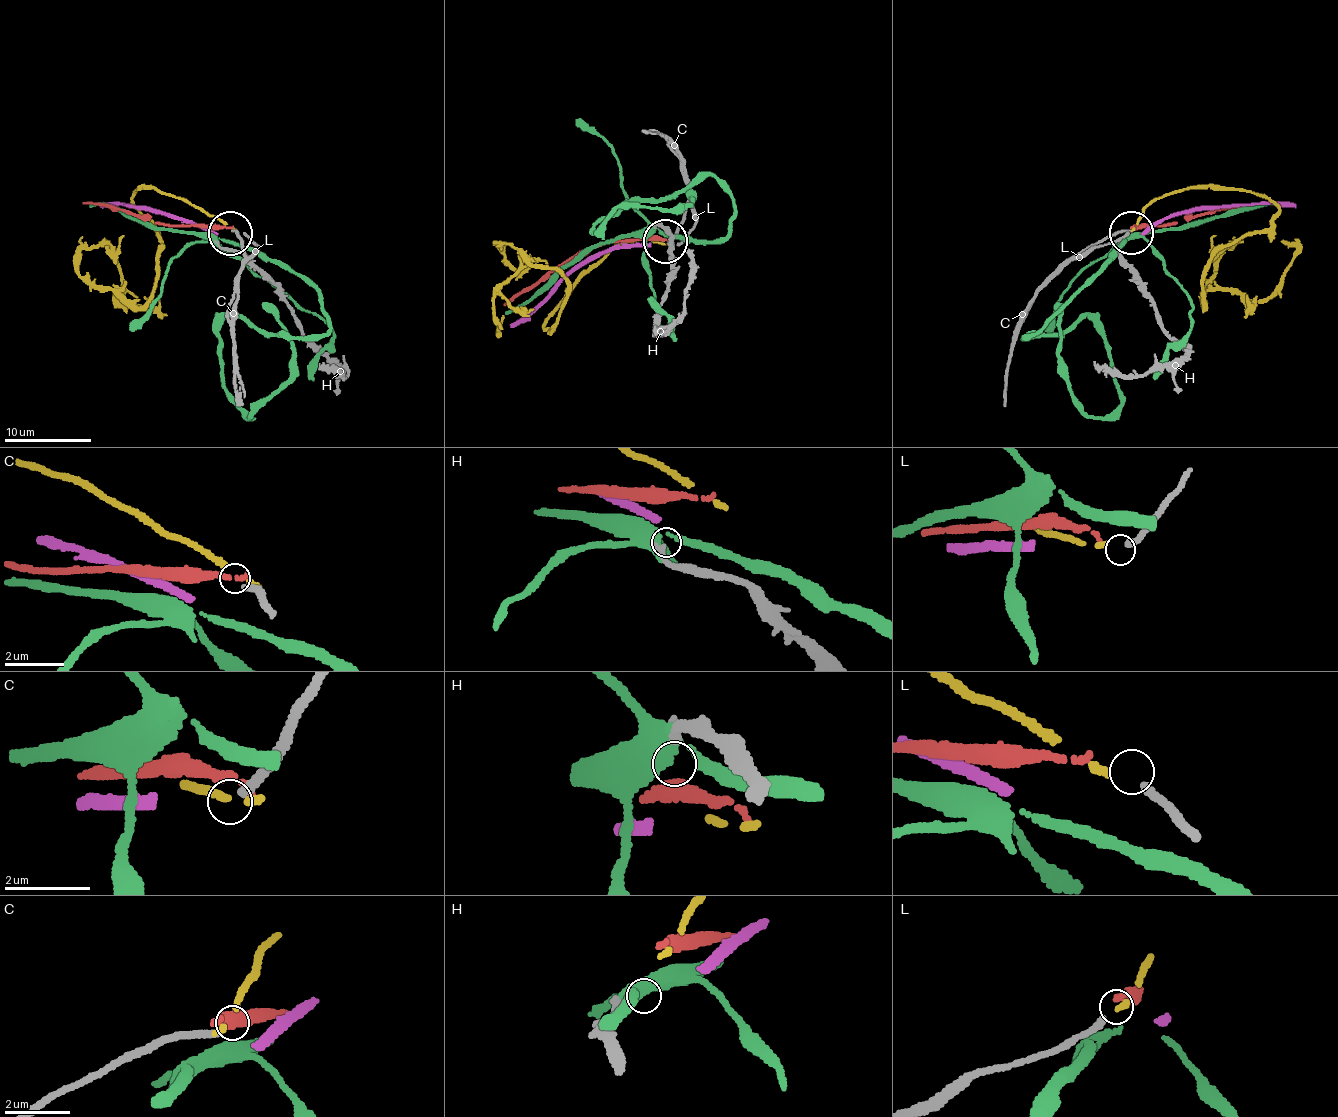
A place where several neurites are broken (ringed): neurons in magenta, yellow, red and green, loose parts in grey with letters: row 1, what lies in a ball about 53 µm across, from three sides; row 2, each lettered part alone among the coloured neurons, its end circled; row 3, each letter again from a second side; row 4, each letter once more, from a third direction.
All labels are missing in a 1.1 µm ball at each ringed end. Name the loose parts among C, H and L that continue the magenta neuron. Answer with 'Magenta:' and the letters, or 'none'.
Magenta: none

